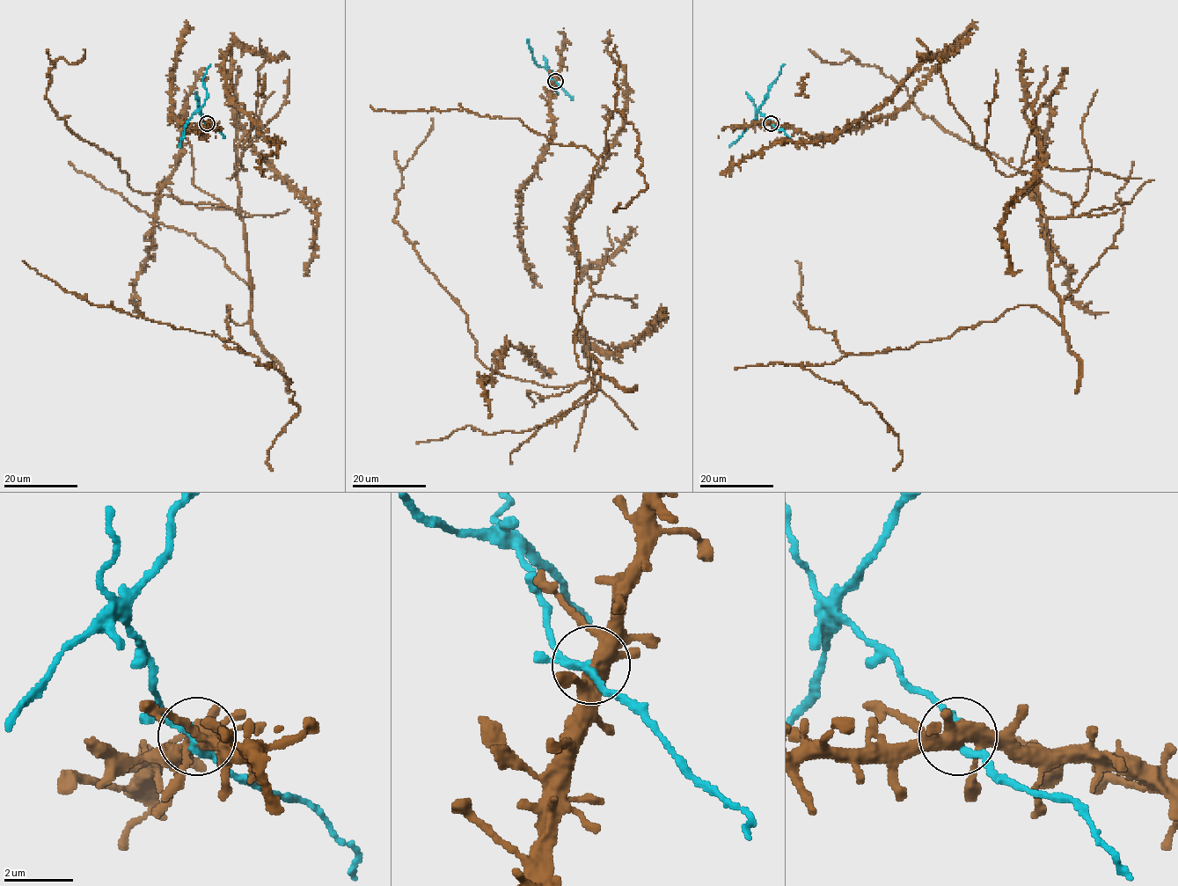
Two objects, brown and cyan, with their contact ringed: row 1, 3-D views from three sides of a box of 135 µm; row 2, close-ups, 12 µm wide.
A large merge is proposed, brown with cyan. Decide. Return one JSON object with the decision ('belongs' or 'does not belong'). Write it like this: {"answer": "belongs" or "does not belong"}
{"answer": "does not belong"}

